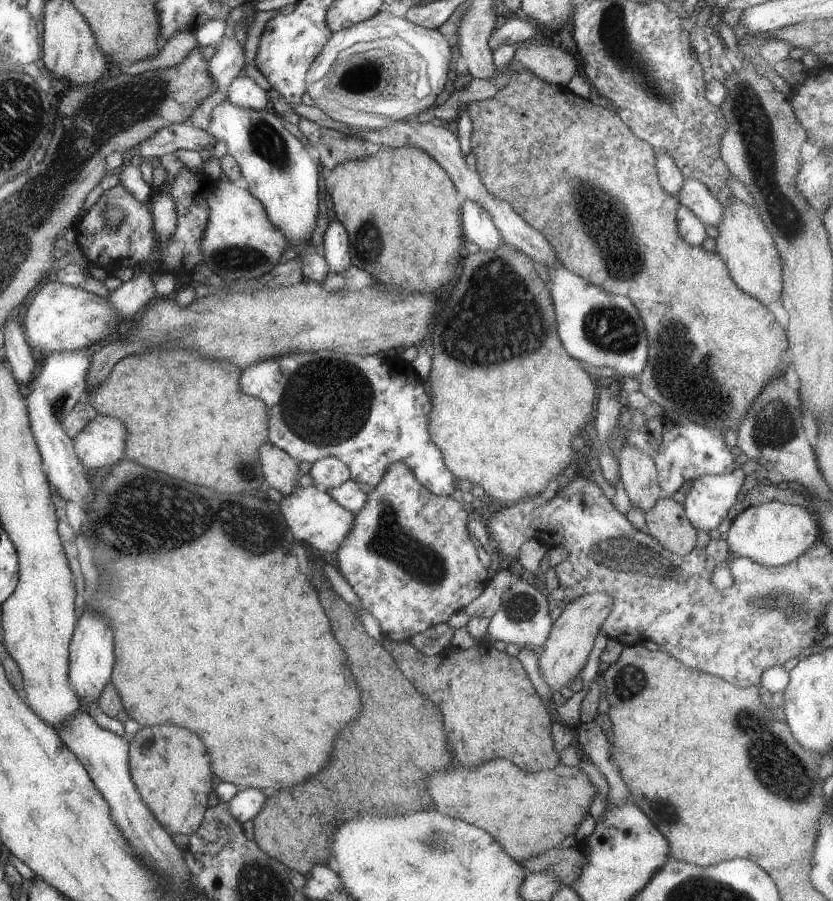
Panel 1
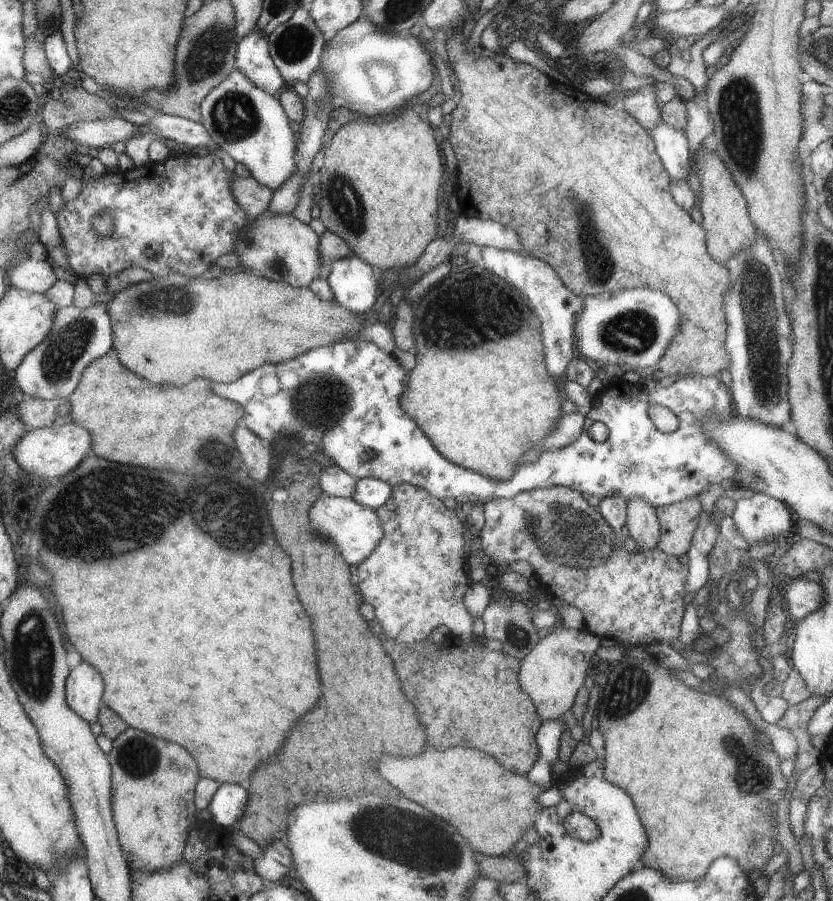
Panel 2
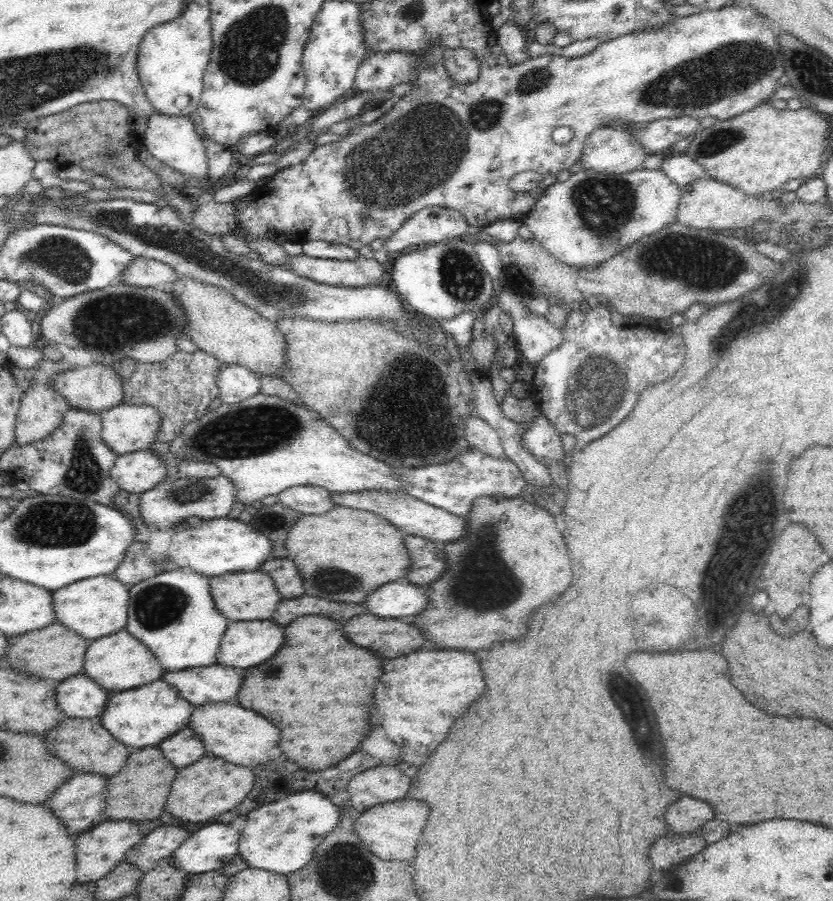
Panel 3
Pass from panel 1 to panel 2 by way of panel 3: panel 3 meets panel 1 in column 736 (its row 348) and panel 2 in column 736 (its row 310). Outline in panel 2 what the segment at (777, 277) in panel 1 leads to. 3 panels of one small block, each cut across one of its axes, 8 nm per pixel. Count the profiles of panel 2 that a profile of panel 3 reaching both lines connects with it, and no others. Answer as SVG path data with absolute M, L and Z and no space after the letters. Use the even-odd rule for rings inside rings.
M702 146L700 148L693 165L699 168L701 176L701 194L698 195L698 205L703 214L701 225L706 233L709 255L726 266L734 255L738 255L743 248L757 240L758 232L750 218L747 200L720 155L716 151L703 150Z

